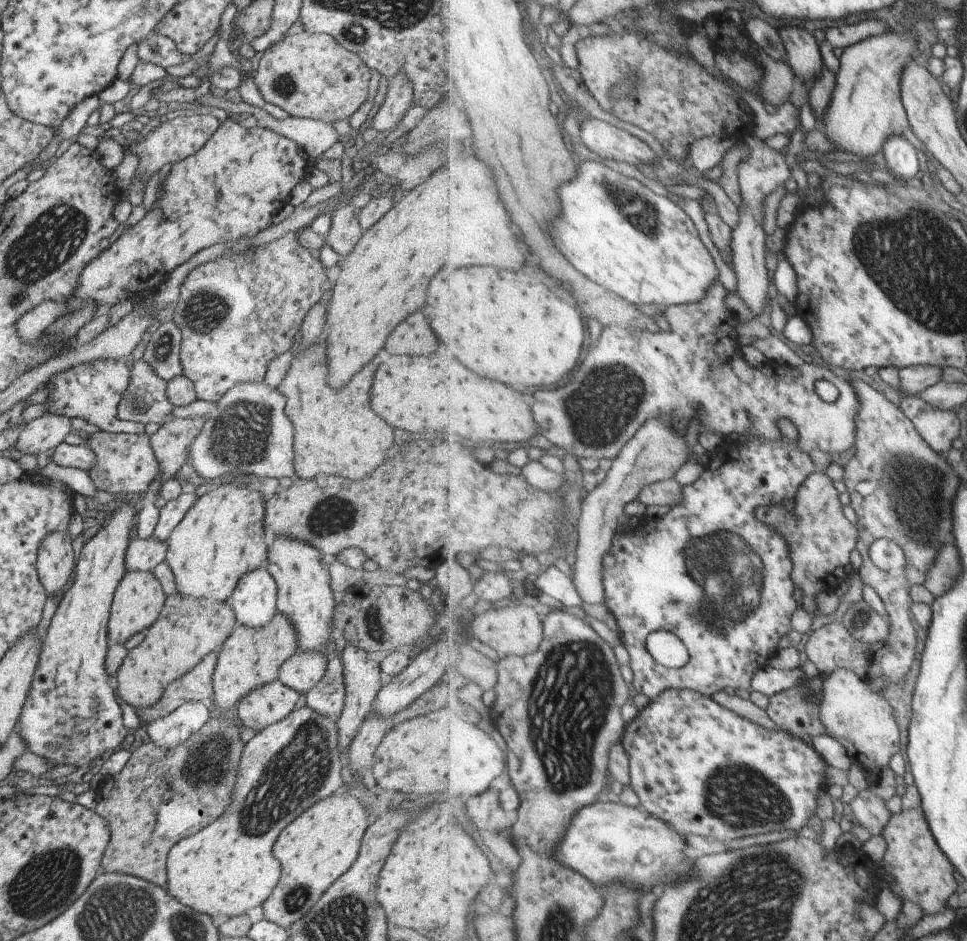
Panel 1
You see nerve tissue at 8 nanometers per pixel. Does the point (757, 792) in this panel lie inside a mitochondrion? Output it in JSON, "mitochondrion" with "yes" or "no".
{"mitochondrion":"yes"}

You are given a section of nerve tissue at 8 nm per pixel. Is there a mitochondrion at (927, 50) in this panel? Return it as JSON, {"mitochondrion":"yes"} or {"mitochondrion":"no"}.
{"mitochondrion":"no"}

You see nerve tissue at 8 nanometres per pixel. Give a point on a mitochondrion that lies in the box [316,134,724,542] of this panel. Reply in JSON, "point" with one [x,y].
{"point":[610,402]}

